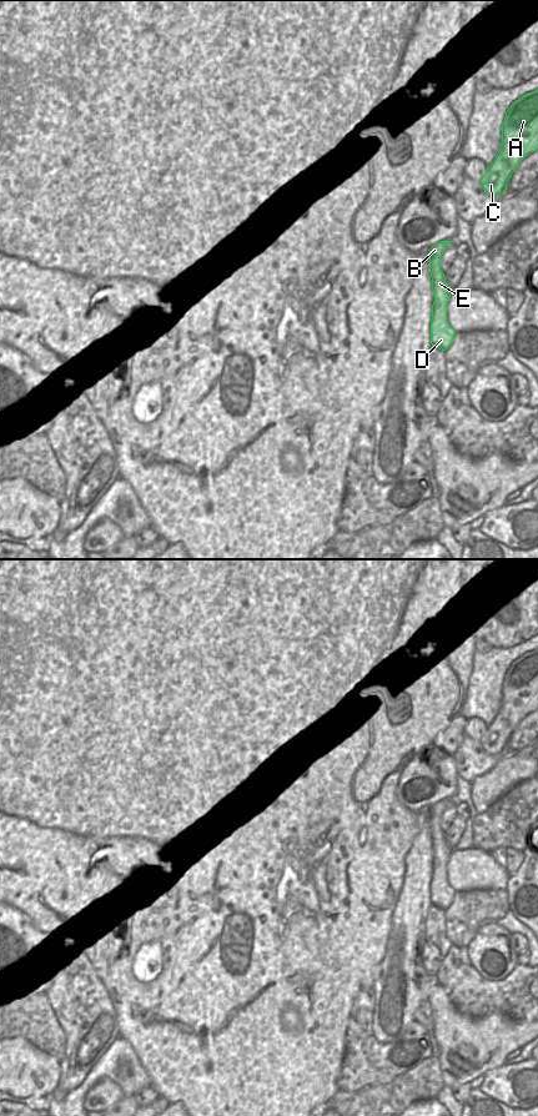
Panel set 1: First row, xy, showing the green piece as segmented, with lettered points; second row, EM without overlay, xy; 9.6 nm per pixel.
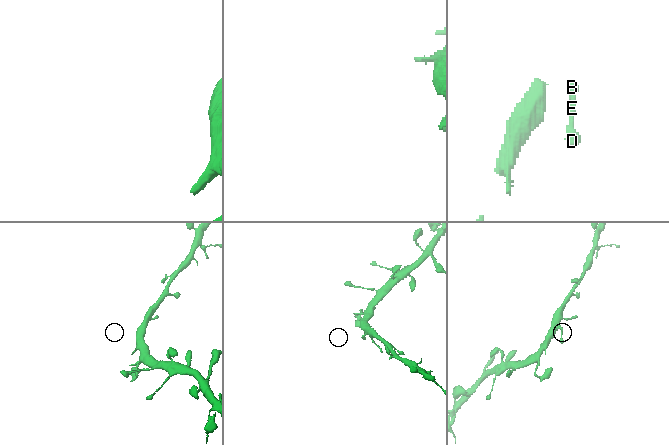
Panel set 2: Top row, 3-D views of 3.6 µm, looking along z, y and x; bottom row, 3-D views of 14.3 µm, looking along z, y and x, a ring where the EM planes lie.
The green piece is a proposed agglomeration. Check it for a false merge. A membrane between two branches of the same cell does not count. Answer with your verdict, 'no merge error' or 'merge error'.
no merge error

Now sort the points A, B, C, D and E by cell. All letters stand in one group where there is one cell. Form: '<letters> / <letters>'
A B C D E

